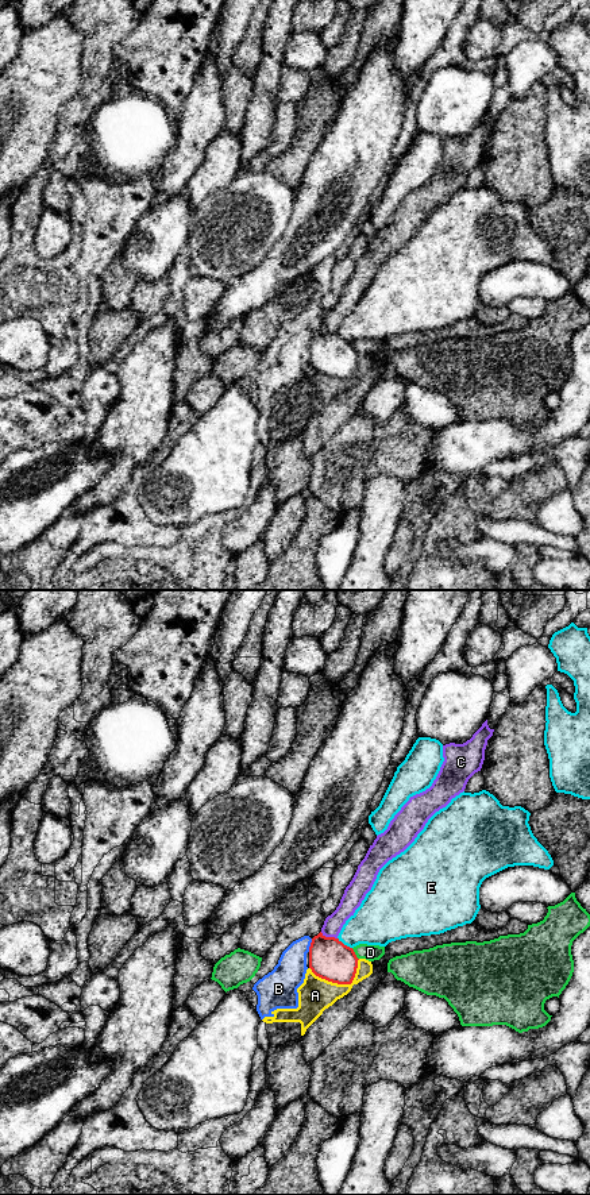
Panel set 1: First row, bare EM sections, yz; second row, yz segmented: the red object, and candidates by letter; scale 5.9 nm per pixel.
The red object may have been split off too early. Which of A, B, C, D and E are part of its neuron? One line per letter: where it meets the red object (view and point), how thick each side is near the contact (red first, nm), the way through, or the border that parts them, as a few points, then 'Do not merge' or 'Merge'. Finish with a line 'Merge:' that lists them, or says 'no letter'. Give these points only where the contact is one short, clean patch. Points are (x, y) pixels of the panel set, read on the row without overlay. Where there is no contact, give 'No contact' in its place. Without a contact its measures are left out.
A: Touches red at yz (340, 378). Thickness 240 nm (red) against 200 nm. Do not merge
B: Touches red at yz (311, 340). Thickness 240 nm (red) against 190 nm. Boundary: yz (312, 334), (308, 346). Do not merge
C: Touches red at yz (328, 332). Thickness 240 nm (red) against 110 nm. Do not merge
D: Touches red at yz (354, 349). Thickness 240 nm (red) against 100 nm. Do not merge
E: Touches red at yz (343, 339). Thickness 240 nm (red) against 280 nm. Do not merge
Merge: no letter

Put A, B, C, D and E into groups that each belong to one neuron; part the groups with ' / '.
A B / C / D / E

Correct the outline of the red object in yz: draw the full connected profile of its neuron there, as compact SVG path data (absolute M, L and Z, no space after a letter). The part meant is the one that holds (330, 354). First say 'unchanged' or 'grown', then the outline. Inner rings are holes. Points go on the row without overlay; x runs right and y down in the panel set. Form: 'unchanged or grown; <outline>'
unchanged; M321 327L312 334L309 363L321 374L338 379L351 379L356 369L358 355L354 344L339 334L325 332Z

